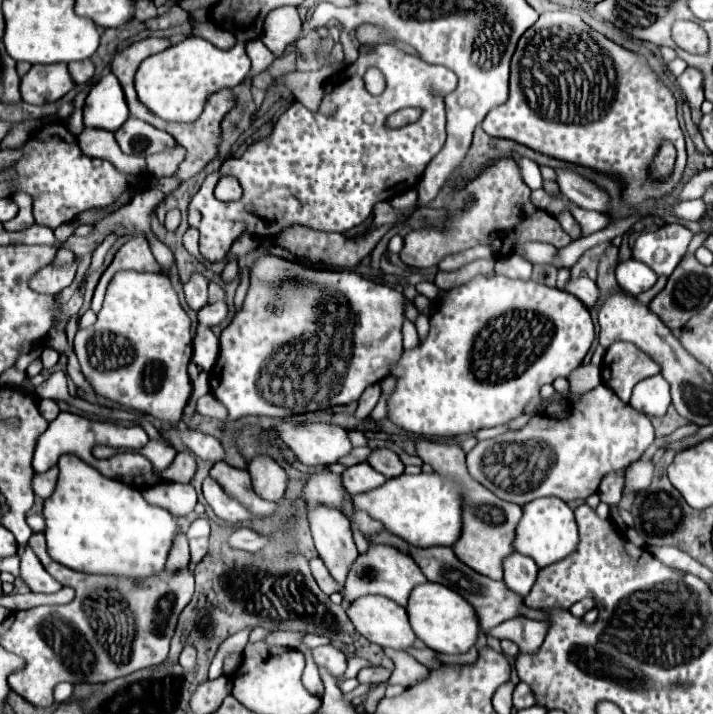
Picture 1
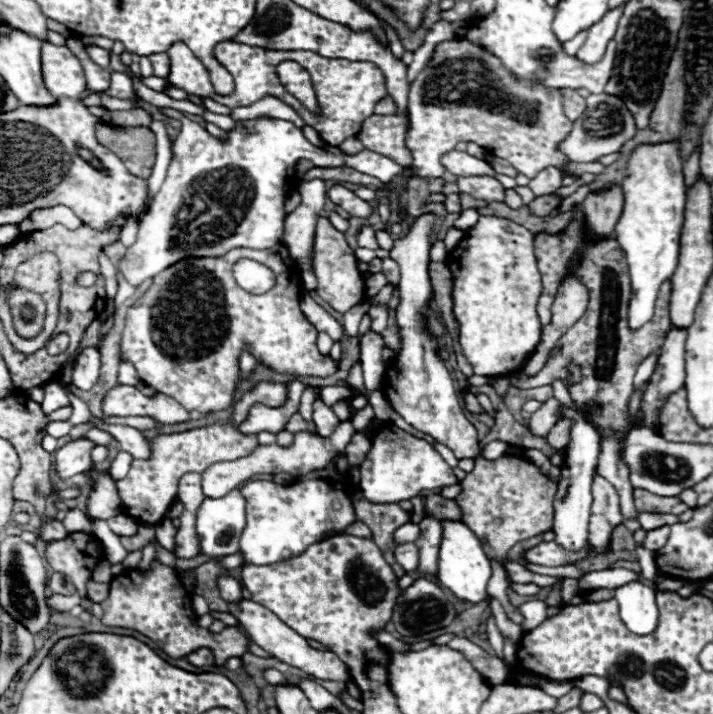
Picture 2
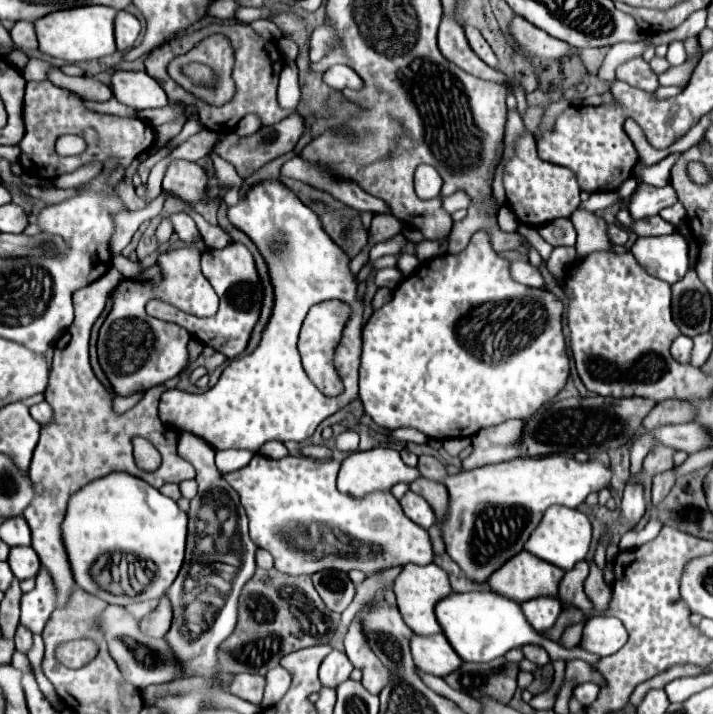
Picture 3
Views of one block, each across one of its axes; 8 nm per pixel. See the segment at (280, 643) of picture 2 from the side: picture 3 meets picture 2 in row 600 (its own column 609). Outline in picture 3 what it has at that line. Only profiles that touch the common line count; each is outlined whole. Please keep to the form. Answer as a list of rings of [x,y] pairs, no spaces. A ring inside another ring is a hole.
[[[574,210],[570,220],[578,232],[578,258],[586,258],[594,252],[612,252],[614,244],[608,238],[608,224],[602,218],[586,210]]]

